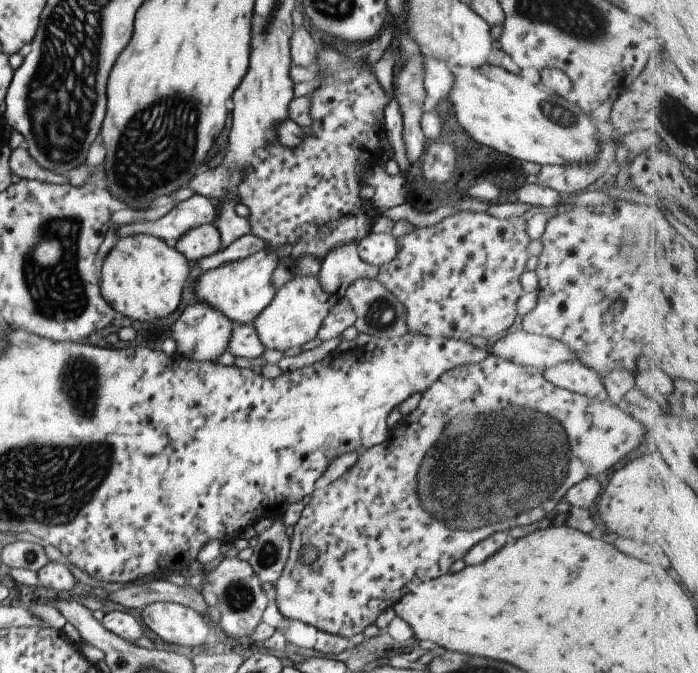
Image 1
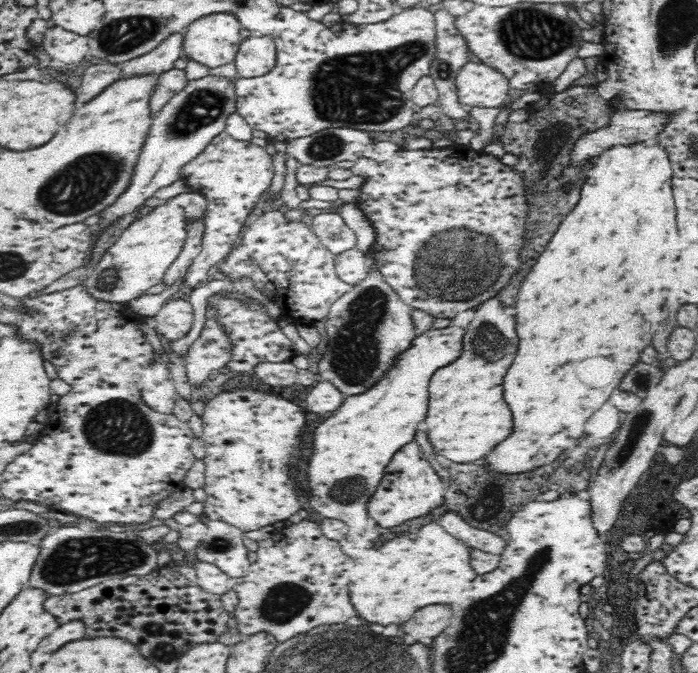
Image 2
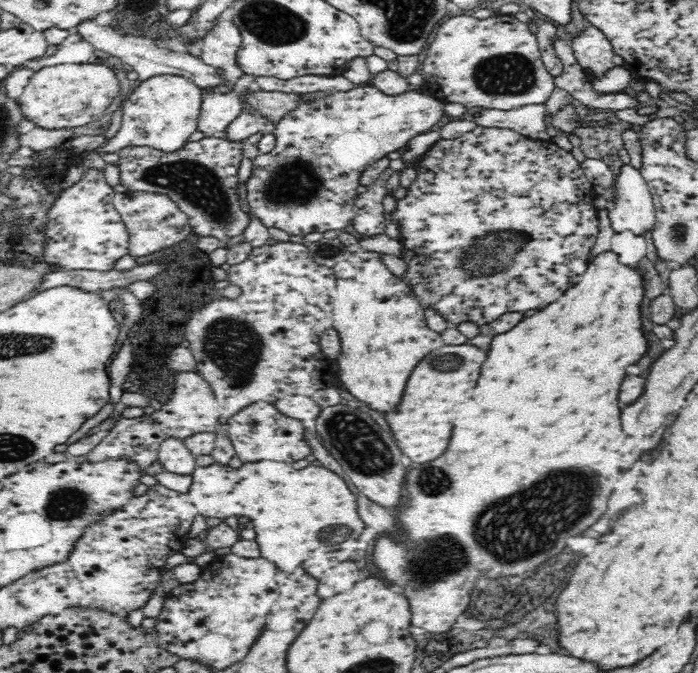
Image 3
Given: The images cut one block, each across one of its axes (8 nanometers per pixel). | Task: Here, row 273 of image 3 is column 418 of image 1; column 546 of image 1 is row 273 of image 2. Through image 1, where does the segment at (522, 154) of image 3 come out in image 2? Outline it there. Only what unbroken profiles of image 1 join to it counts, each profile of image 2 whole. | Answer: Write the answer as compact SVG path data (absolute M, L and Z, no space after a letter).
M453 145L442 150L406 150L398 151L388 160L379 163L377 173L368 177L367 181L359 188L360 194L355 203L362 209L368 221L375 228L376 242L371 246L369 258L371 263L377 266L384 280L400 295L400 298L413 308L423 310L435 318L454 318L458 312L475 309L488 298L496 296L502 286L511 279L512 272L520 266L520 248L524 242L524 225L528 218L528 205L524 199L524 183L522 175L498 161L499 158L488 156L481 151L472 150L466 146Z

